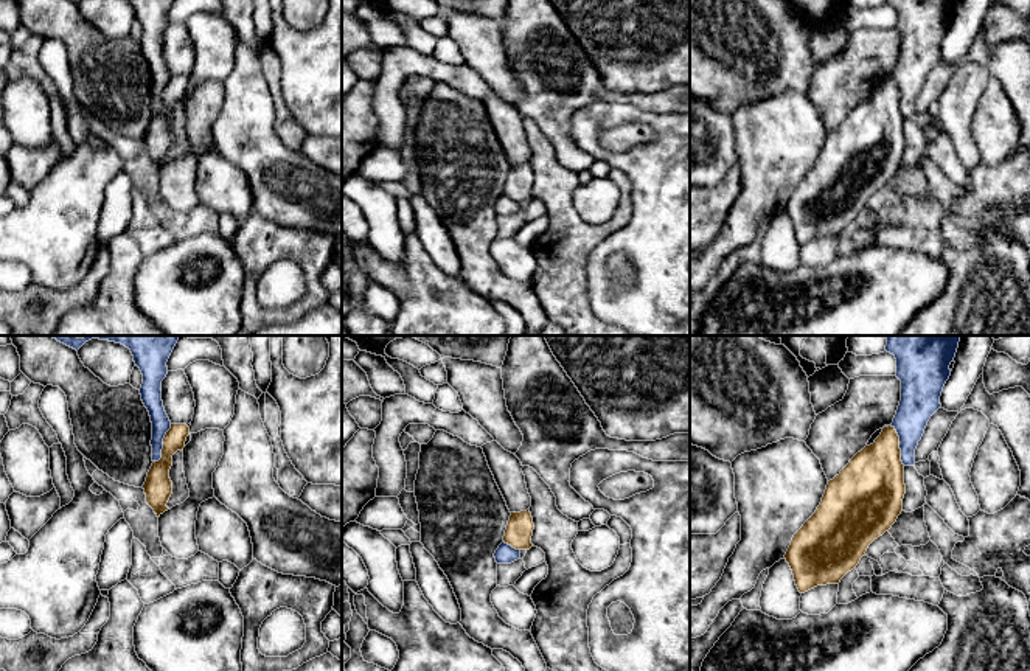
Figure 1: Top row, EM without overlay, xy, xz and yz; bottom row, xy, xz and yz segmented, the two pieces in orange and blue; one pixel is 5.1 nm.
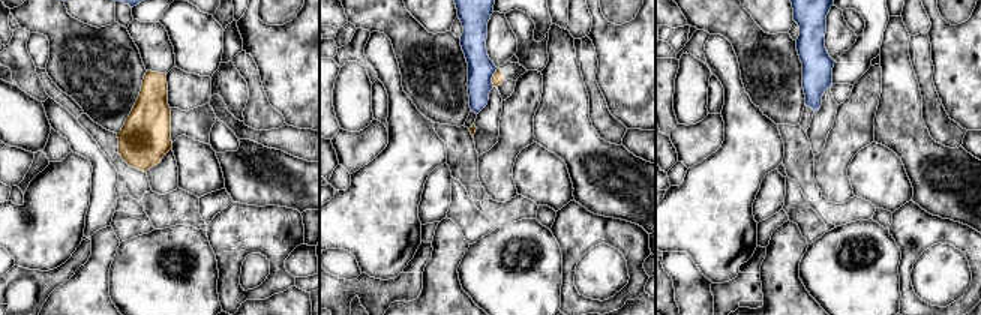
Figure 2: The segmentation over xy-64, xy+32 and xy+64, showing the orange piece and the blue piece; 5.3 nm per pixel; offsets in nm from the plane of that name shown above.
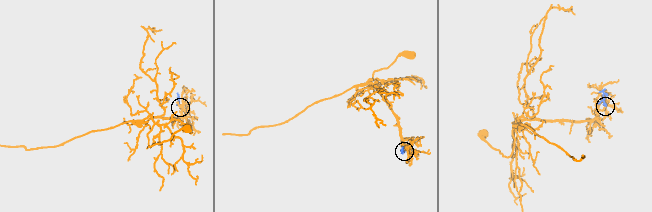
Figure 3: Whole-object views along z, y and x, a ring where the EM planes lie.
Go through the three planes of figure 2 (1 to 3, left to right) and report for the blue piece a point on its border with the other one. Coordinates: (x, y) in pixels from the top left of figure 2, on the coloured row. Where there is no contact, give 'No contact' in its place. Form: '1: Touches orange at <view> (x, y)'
1: No contact
2: Touches orange at xy+32 (492, 77)
3: No contact

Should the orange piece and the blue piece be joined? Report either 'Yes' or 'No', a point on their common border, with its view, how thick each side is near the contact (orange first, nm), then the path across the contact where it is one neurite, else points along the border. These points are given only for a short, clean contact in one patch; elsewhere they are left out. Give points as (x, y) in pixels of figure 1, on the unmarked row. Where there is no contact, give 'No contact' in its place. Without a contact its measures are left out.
No. Touches orange at yz (898, 98). Thickness 340 nm (orange) against 190 nm. Boundary: yz (890, 78), (898, 89), (900, 112), (904, 117)

